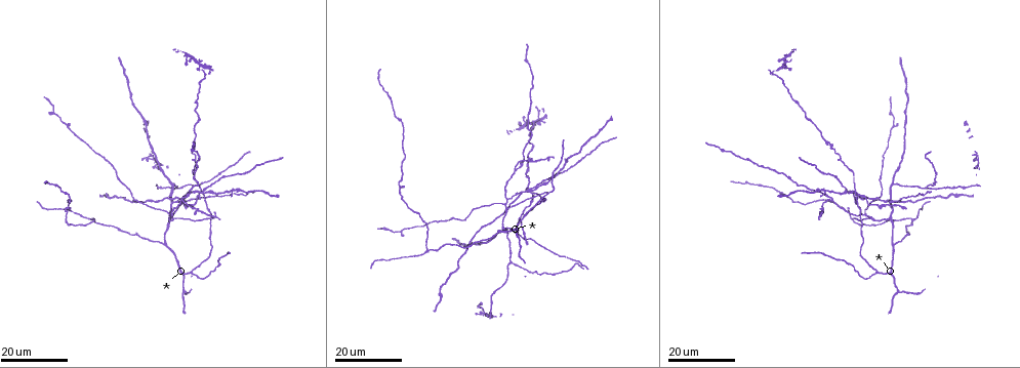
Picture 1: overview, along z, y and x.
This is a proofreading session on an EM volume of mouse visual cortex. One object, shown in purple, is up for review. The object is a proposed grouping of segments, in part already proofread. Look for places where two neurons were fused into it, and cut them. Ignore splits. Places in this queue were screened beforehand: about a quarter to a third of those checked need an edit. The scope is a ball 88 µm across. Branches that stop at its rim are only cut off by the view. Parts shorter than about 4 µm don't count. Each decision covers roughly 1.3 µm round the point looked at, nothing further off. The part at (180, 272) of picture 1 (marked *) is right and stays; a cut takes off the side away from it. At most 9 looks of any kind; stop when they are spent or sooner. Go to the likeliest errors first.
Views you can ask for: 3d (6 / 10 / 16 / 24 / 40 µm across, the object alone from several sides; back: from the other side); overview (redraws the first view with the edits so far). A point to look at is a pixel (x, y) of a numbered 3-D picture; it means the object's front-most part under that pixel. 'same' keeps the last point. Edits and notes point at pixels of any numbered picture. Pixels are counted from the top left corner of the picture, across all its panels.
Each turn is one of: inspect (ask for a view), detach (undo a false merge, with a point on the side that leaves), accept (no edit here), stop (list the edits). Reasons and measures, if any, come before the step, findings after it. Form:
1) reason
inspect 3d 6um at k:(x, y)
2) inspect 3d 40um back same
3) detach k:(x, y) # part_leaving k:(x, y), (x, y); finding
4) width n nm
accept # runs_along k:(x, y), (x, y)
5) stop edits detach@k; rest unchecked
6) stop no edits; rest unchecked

two arms in line, one across
inspect 3d 24um at 1:(517, 237)

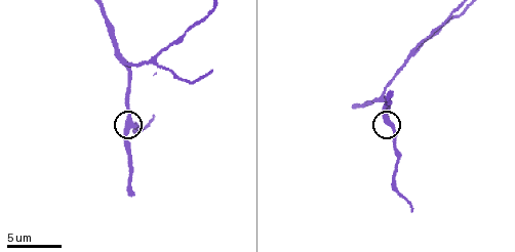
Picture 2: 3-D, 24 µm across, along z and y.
inspect 3d 10um at 2:(391, 124)

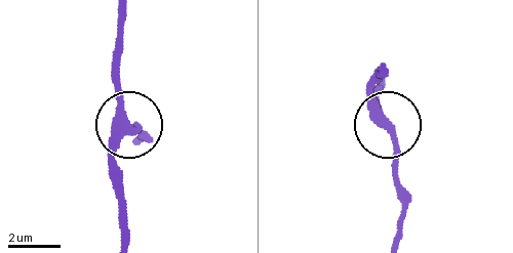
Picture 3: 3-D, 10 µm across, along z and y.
arms 3
accept # all the same neuron

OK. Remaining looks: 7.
a fork
inspect 3d 24um at 1:(828, 200)

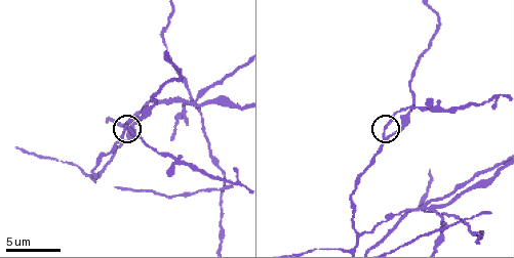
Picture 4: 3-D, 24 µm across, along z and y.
inspect 3d 6um at 4:(383, 137)

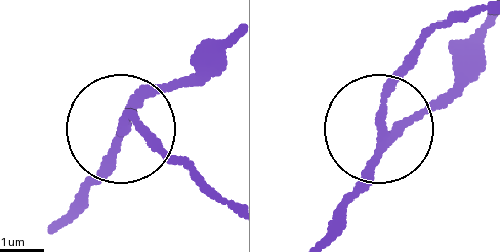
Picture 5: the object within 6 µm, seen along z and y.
inspect 3d 6um back at 5:(125, 120)

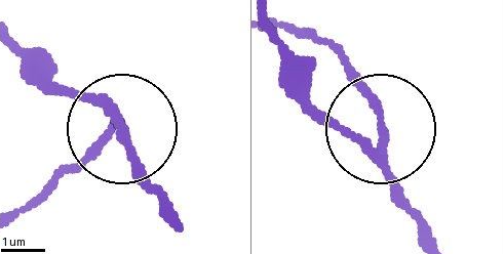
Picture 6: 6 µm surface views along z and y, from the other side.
detach 6:(370, 90) # two neurons meet here

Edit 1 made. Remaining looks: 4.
side arm on a straight run
inspect 3d 24um at 1:(894, 243)

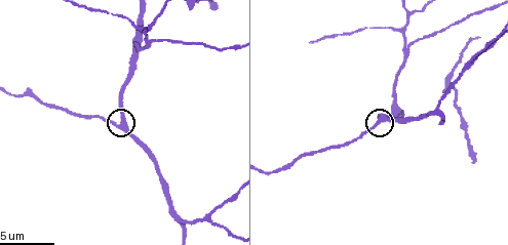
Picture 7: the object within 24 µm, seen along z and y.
closer look
inspect 3d 10um at 7:(377, 120)

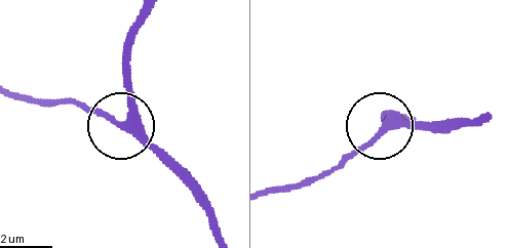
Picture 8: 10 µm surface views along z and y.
arms 3
accept # runs_along 8:(220, 233), (211, 213), (121, 127), (131, 100), (131, 70); continuous, no second neuron

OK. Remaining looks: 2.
a fork
inspect 3d 16um at 7:(207, 217)

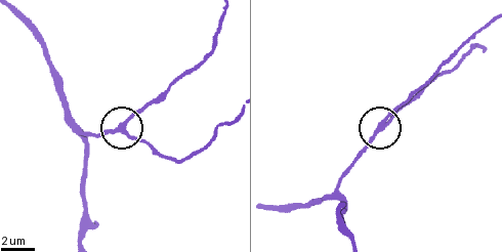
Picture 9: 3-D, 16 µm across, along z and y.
accept # runs_along 9:(333, 191), (361, 151), (413, 94); one neuron here

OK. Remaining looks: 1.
stop edits detach@6; rest unchecked

